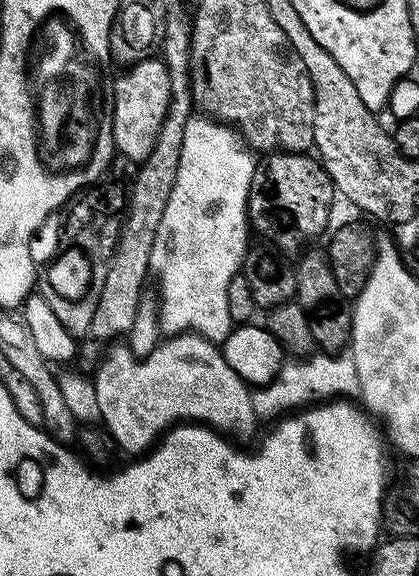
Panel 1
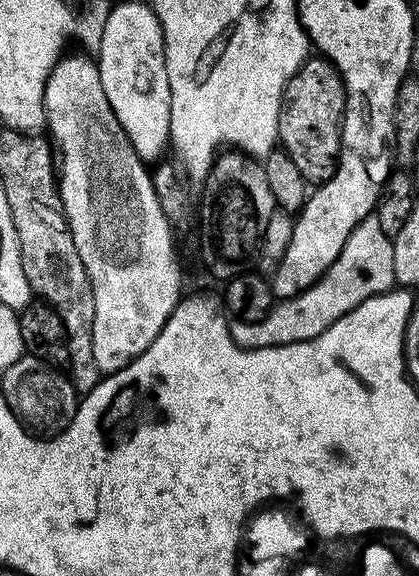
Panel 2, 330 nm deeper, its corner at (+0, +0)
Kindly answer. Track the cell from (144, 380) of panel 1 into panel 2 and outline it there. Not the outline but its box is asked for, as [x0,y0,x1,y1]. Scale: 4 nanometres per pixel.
[44,55,185,374]

